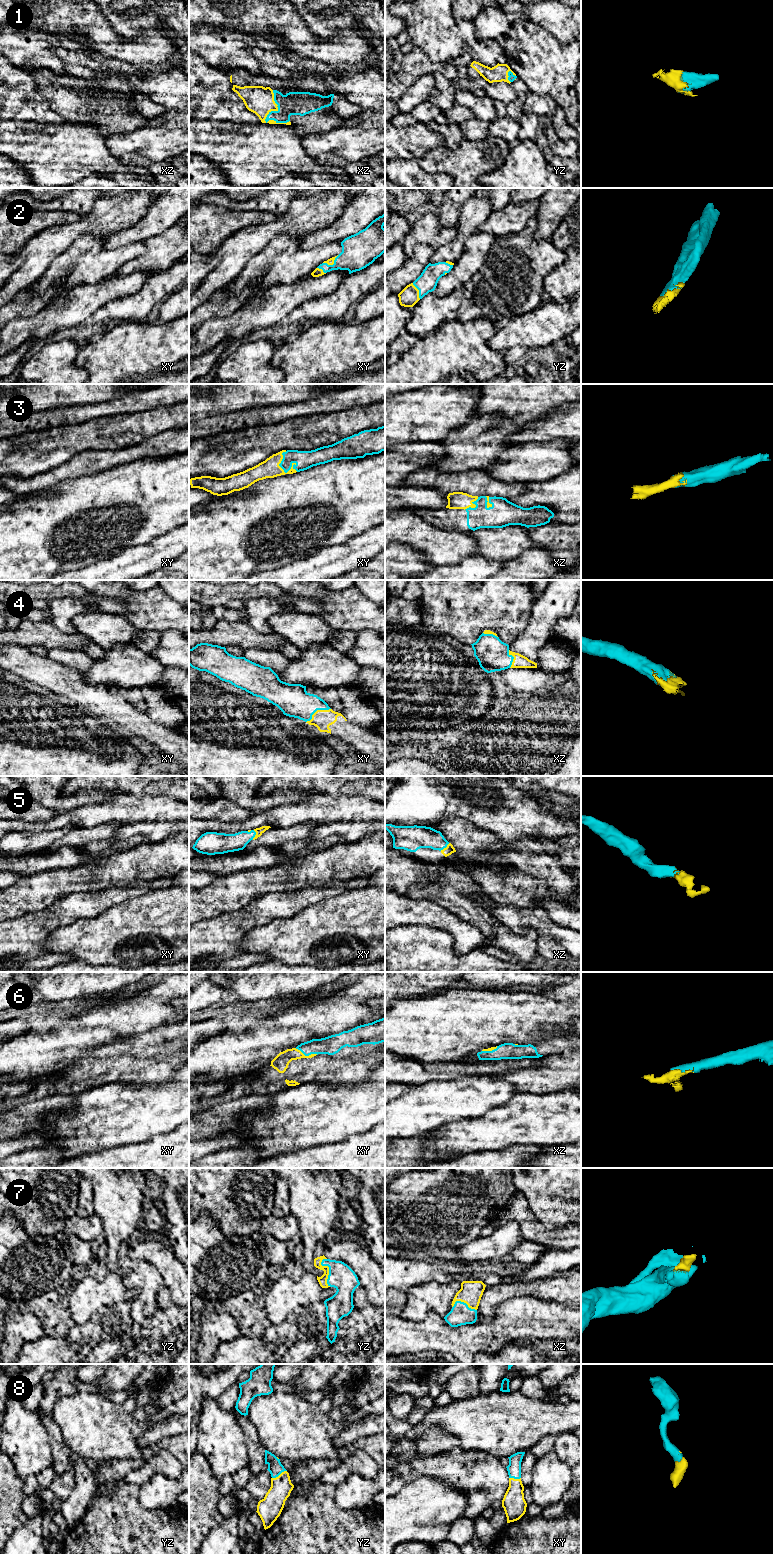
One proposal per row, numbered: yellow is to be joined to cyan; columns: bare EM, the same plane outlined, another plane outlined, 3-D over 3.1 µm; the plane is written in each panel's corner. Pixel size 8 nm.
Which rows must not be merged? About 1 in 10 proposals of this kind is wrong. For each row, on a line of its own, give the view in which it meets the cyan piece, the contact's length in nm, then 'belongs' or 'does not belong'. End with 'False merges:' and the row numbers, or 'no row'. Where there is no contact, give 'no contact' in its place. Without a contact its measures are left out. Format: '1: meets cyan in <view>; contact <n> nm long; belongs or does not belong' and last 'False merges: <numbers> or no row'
1: meets cyan in xz; contact 300 nm long; belongs
2: meets cyan in yz; contact 140 nm long; belongs
3: meets cyan in xy; contact 200 nm long; belongs
4: meets cyan in xy; contact 240 nm long; belongs
5: meets cyan in xy; contact 80 nm long; belongs
6: meets cyan in xy; contact 190 nm long; belongs
7: meets cyan in yz; contact 240 nm long; belongs
8: meets cyan in yz; contact 140 nm long; belongs
False merges: no row

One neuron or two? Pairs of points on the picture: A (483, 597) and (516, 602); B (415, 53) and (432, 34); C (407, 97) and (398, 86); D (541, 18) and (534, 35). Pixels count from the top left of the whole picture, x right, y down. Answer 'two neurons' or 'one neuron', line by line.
A: one neuron
B: two neurons
C: two neurons
D: two neurons

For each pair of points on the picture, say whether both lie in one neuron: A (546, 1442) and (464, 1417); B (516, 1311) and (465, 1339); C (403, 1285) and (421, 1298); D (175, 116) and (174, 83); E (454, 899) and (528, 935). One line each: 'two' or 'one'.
A: two
B: one
C: two
D: two
E: one

